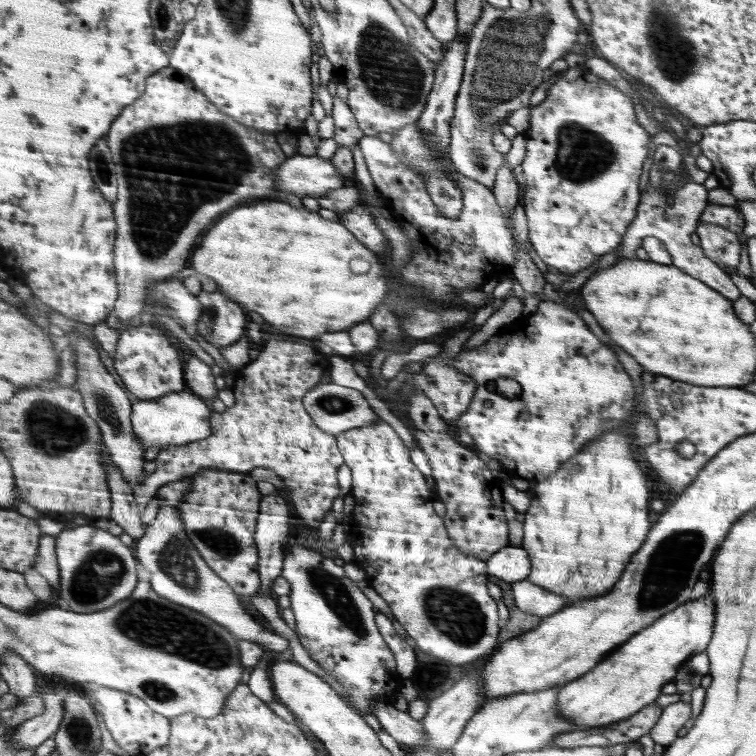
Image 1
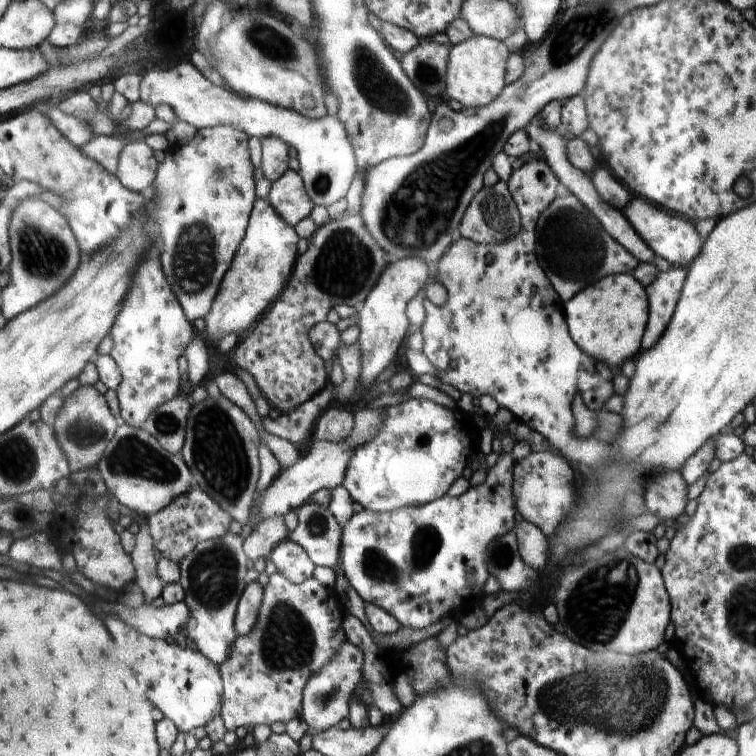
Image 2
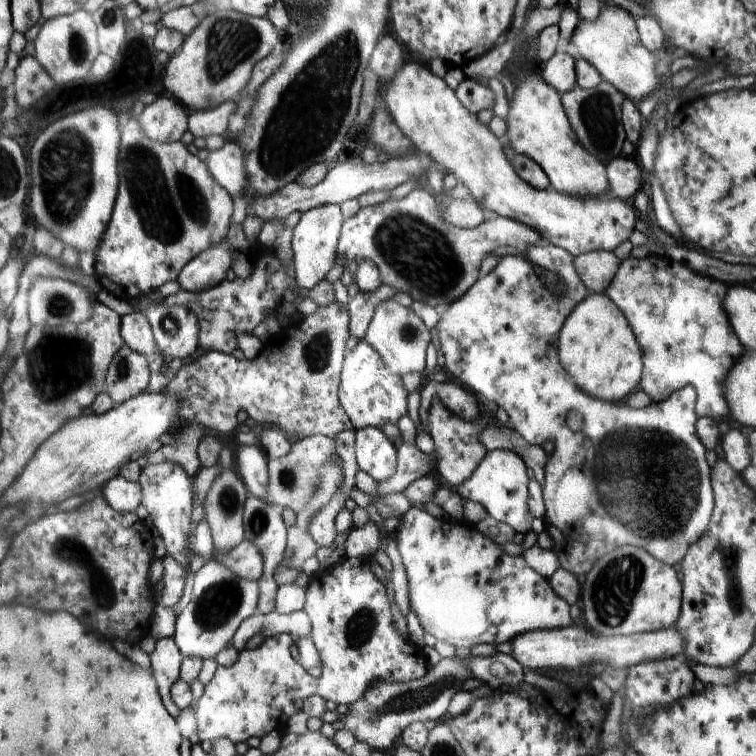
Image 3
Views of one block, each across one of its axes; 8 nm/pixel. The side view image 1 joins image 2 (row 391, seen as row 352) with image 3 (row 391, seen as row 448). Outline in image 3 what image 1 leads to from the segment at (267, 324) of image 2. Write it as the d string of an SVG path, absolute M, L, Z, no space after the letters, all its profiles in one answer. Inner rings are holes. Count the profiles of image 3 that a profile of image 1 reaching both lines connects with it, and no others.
M335 300L317 314L269 336L255 360L237 360L221 352L199 354L181 366L165 390L179 398L179 420L199 422L221 434L231 432L233 414L245 410L249 418L283 428L291 436L335 438L339 432L355 428L339 396L349 354L345 346L351 336L351 312Z

